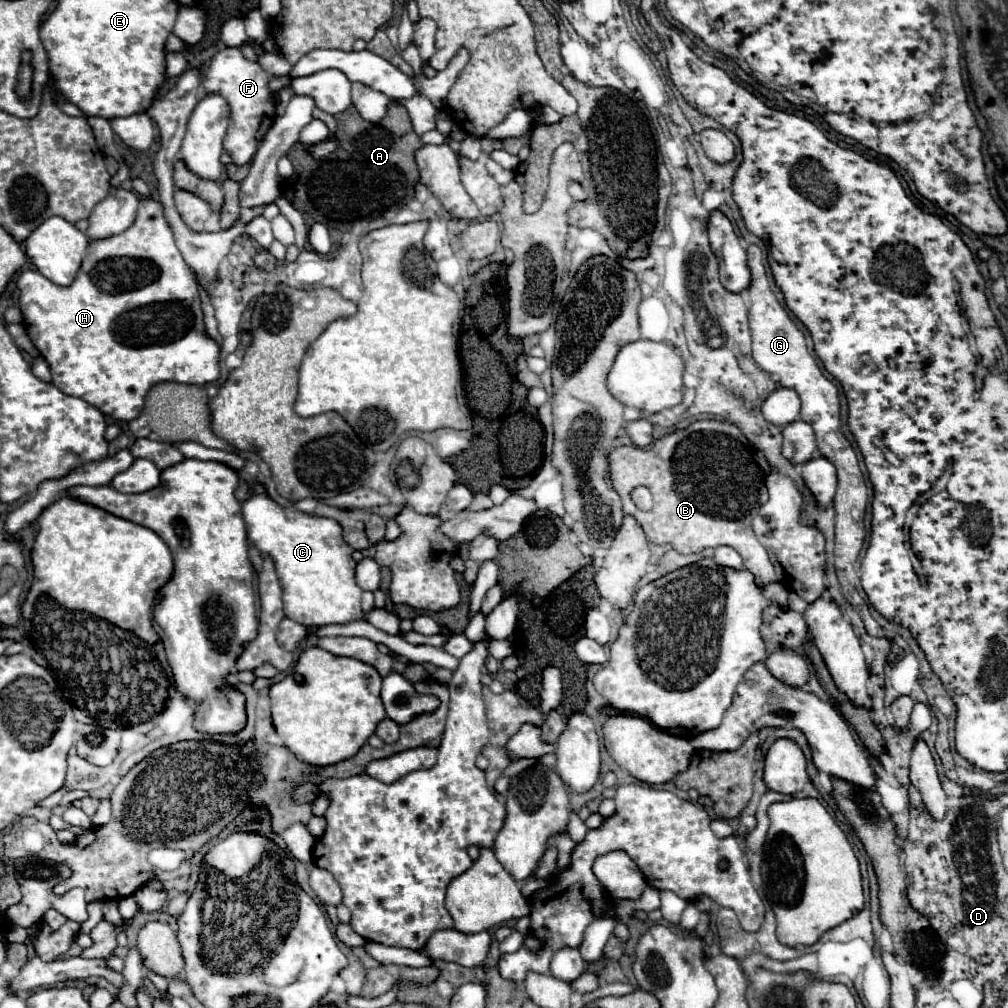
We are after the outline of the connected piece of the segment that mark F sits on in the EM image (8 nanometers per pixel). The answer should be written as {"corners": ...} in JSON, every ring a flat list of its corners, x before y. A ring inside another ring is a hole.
{"corners":[[225,47,213,55,203,87,207,95,221,93,221,97,229,103,231,119,223,139,223,149,231,155,235,165,245,165,251,161,265,131,275,121,275,97,269,93,269,75,255,61,245,59,237,47]]}

